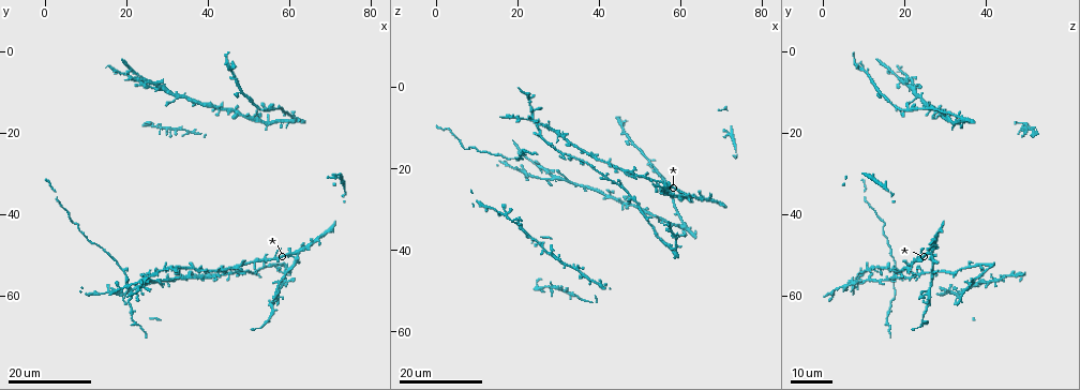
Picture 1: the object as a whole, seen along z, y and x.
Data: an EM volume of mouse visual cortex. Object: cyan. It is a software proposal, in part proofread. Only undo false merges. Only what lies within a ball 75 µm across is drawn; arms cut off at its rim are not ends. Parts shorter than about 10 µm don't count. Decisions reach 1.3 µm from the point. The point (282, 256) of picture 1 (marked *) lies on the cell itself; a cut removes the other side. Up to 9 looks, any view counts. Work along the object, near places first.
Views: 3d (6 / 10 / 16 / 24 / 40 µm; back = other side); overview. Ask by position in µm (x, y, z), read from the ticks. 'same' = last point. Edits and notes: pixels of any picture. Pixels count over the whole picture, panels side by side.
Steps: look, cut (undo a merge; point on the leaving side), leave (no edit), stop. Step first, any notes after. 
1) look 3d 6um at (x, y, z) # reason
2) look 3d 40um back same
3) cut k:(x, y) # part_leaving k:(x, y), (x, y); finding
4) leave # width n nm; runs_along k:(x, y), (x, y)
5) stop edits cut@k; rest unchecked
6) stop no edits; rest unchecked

look 3d 24um at (53.0, 13.5, 19.0) # looks like a crossing

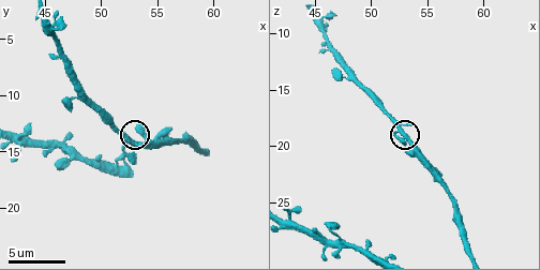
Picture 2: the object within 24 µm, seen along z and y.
look 3d 6um at (52.6, 13.8, 18.4) # zoom in

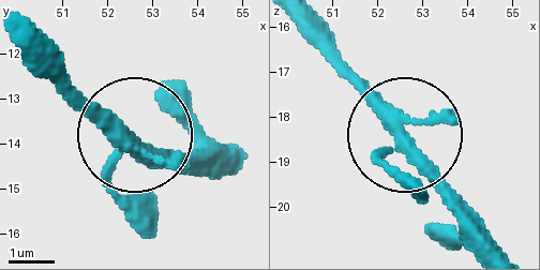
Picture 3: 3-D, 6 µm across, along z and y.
leave # arms 4; continuous, no second cell

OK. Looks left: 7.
look 3d 24um at (25.5, 56.0, 12.0) # four arms meet

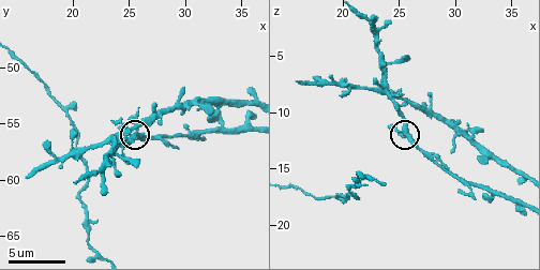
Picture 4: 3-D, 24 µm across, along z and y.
look 3d 10um same

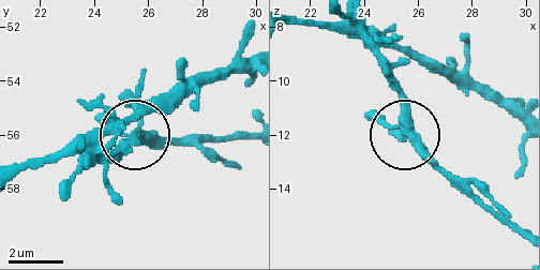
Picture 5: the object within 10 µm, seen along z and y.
look 3d 6um same # closer look

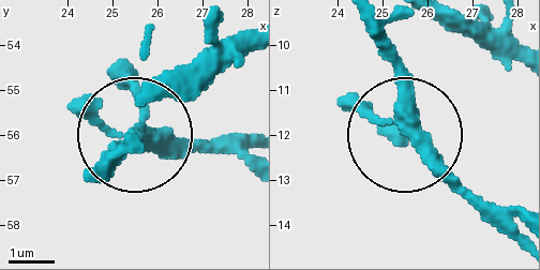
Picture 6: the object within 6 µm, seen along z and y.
leave # all the same cell

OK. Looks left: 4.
look 3d 16um at (62.5, 50.5, 26.5) # looks like a crossing

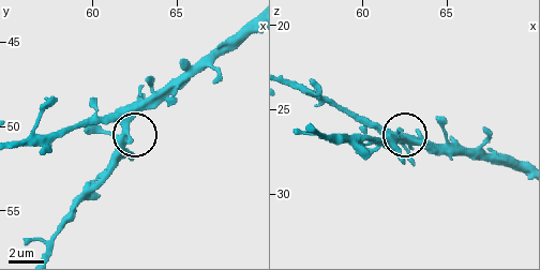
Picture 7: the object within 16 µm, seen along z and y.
look 3d 6um same

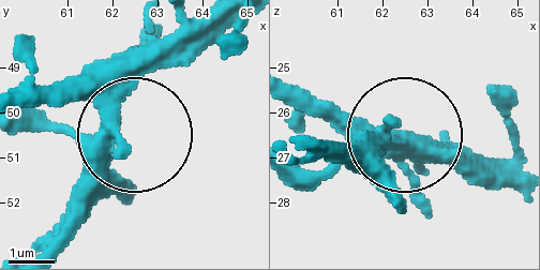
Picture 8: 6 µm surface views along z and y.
look 3d 6um back at (62.00, 50.10, 26.55)

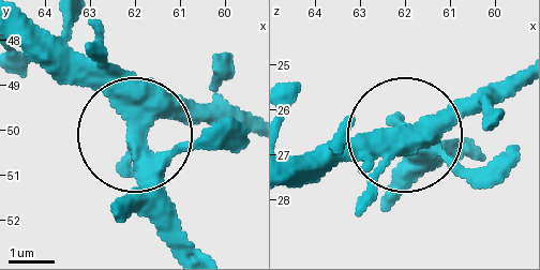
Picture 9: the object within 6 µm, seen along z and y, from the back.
leave # arms 4; one cell here

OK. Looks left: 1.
stop no edits; rest unchecked

